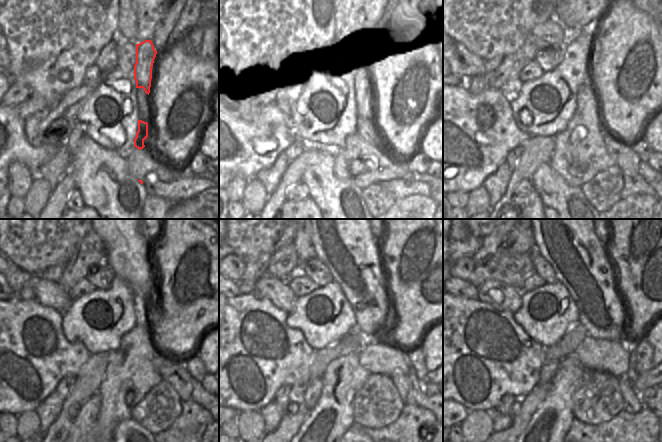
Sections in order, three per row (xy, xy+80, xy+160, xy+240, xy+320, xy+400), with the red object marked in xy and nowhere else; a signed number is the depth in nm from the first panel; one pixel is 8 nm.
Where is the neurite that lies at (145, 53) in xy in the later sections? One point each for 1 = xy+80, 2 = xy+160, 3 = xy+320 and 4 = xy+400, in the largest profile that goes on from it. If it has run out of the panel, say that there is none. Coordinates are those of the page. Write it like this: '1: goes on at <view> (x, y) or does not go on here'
1: goes on at xy+80 (364, 141)
2: goes on at xy+160 (579, 154)
3: goes on at xy+320 (332, 416)
4: goes on at xy+400 (552, 421)

